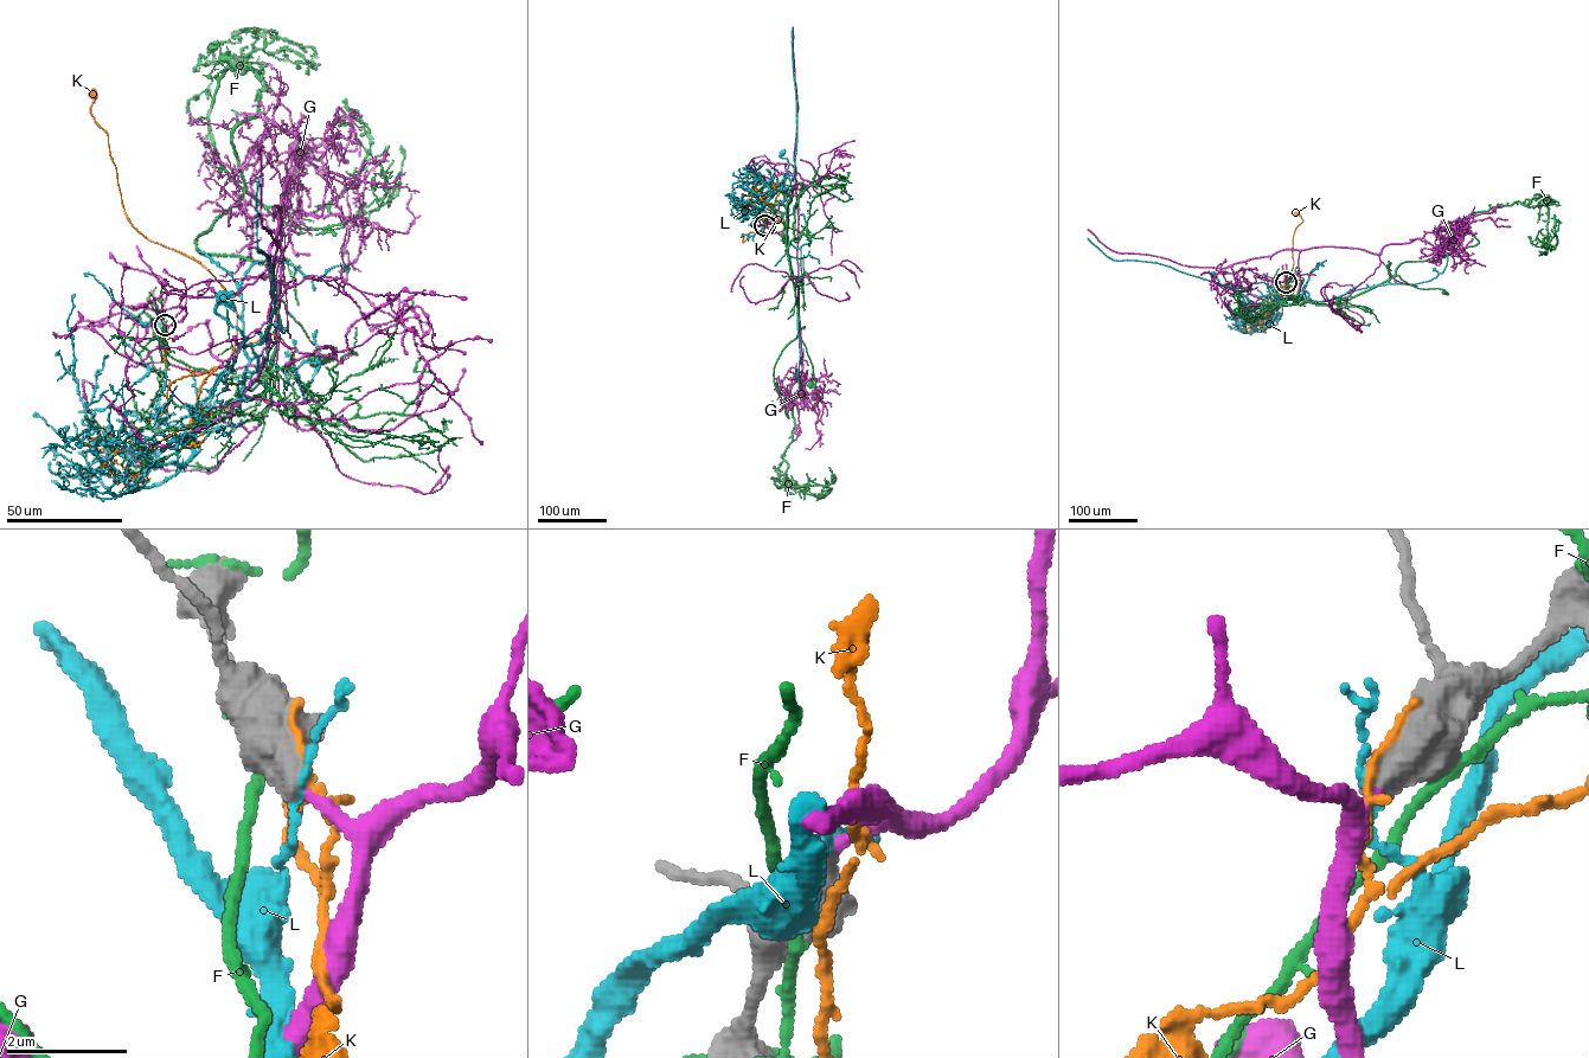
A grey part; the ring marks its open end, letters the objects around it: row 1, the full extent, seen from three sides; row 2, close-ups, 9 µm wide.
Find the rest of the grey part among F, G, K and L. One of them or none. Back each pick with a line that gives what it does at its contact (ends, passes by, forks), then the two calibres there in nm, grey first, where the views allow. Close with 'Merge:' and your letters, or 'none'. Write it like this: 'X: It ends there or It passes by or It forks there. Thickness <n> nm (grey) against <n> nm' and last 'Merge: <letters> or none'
G: It ends there. Thickness 550 nm (grey) against 190 nm
Merge: G

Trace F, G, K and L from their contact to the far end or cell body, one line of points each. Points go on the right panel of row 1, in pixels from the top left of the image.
F: (1287, 282), (1285, 287), (1296, 299), (1322, 303), (1344, 302), (1398, 275), (1418, 288), (1439, 288), (1445, 293)
G: (1287, 282), (1287, 295), (1302, 294), (1298, 261), (1301, 250), (1340, 247), (1379, 254)
K: (1287, 281), (1277, 299), (1287, 289), (1293, 268), (1293, 235), (1302, 220), (1296, 213)
L: (1287, 282), (1269, 313), (1260, 316), (1238, 292), (1221, 286), (1213, 274)

